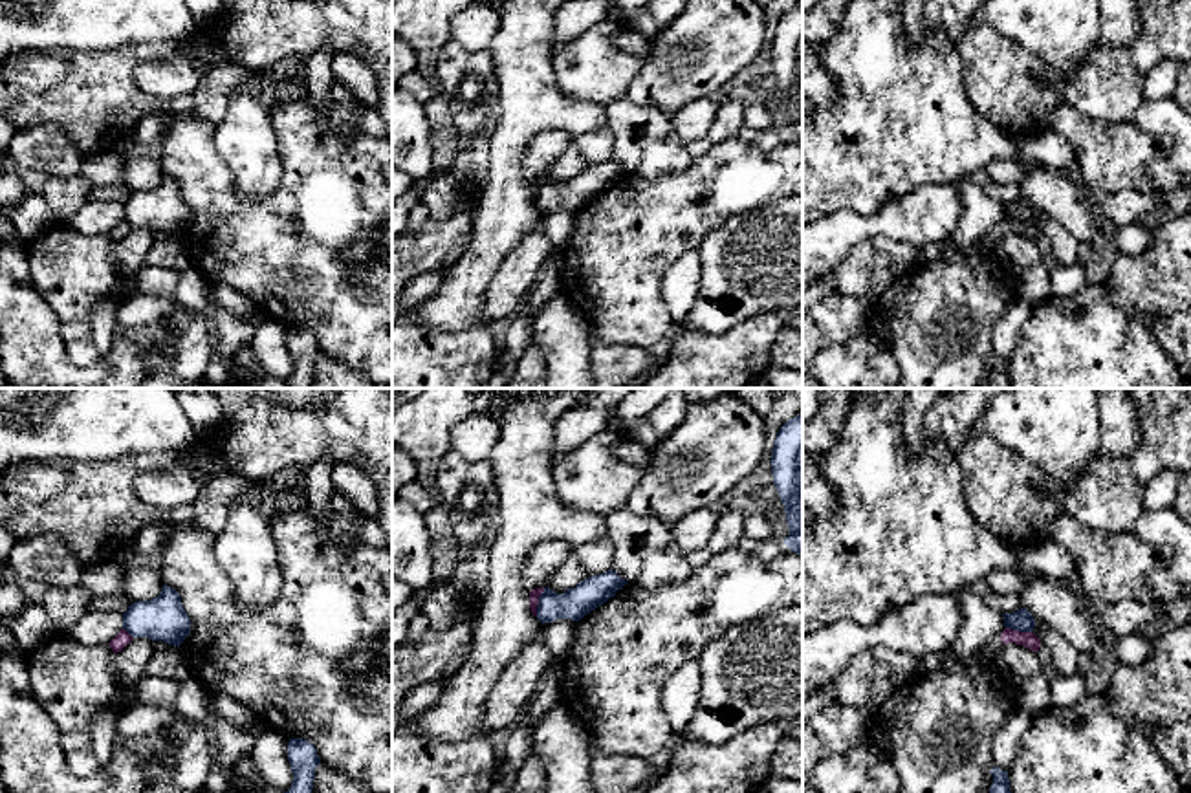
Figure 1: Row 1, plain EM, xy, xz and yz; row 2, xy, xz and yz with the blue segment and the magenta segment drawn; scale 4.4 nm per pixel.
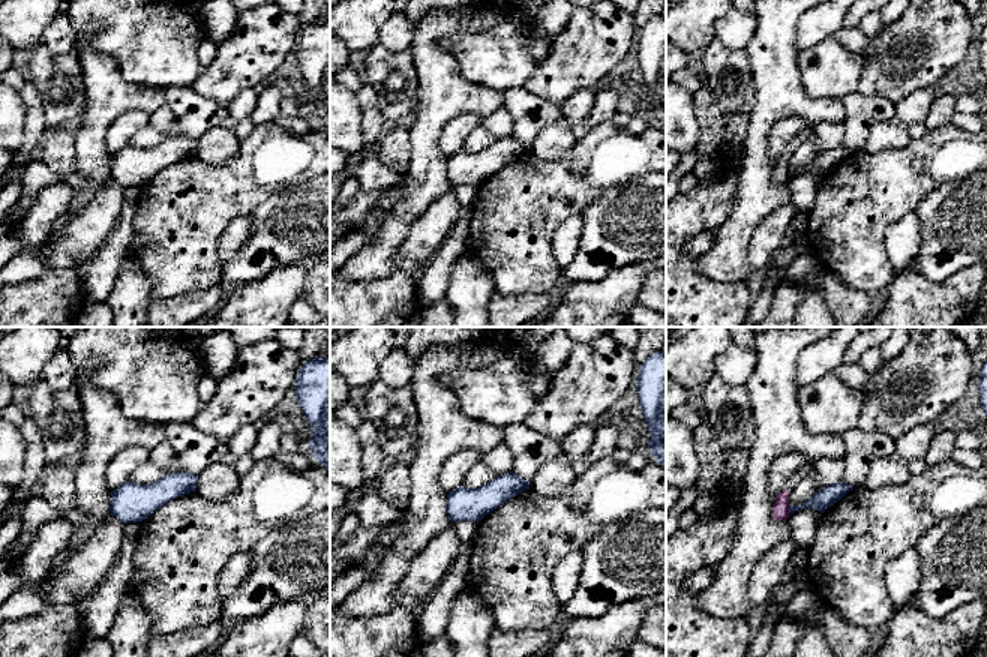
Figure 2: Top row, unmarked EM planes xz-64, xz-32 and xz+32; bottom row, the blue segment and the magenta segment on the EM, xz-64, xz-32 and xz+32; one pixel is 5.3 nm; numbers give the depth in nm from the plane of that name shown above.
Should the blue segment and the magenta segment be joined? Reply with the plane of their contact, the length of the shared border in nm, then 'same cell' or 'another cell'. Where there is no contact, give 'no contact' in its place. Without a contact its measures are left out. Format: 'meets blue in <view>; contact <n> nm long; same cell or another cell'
meets blue in xz; contact 130 nm long; another cell

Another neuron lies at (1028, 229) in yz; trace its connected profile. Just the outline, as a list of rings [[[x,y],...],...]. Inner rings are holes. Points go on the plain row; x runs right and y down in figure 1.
[[[1004,218],[1002,223],[989,233],[984,247],[986,249],[997,247],[997,244],[1008,233],[1022,234],[1033,242],[1037,242],[1041,236],[1041,229],[1033,222],[1019,222],[1019,220]]]

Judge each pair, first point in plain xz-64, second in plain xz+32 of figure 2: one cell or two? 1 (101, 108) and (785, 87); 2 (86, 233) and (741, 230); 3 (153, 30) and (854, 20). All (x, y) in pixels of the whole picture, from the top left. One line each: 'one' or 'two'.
1: one
2: two
3: two

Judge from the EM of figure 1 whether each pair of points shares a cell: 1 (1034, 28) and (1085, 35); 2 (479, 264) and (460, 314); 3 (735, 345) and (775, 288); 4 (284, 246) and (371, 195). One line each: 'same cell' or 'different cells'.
1: same cell
2: same cell
3: different cells
4: same cell

